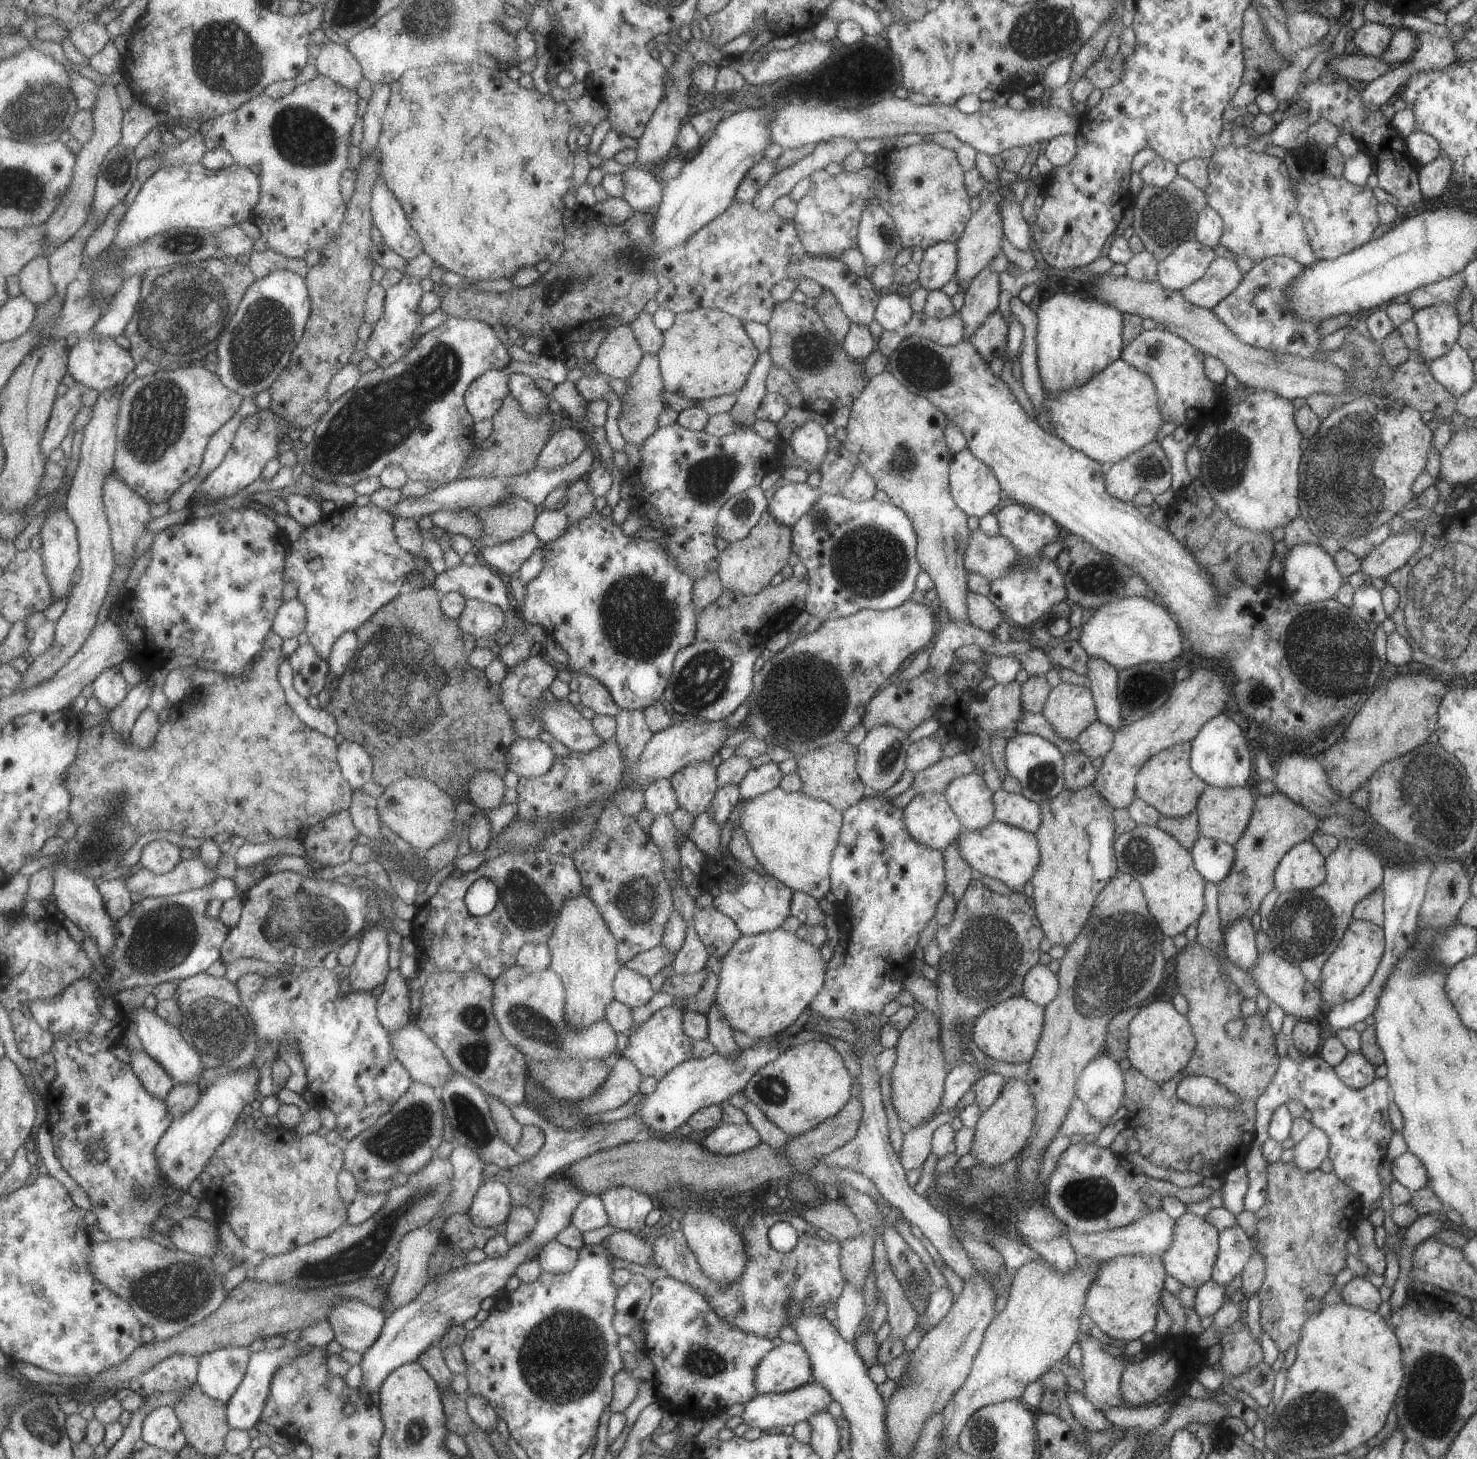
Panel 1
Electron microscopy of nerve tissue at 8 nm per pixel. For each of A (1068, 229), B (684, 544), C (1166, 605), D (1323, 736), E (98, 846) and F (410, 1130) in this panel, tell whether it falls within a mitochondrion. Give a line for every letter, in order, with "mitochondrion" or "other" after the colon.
A: other
B: other
C: other
D: other
E: mitochondrion
F: mitochondrion

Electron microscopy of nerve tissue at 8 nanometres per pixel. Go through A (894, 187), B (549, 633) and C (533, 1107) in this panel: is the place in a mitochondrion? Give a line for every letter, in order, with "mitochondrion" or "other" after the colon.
A: other
B: other
C: other

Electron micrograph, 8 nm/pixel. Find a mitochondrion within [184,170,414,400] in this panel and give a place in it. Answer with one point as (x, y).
(259, 341)

